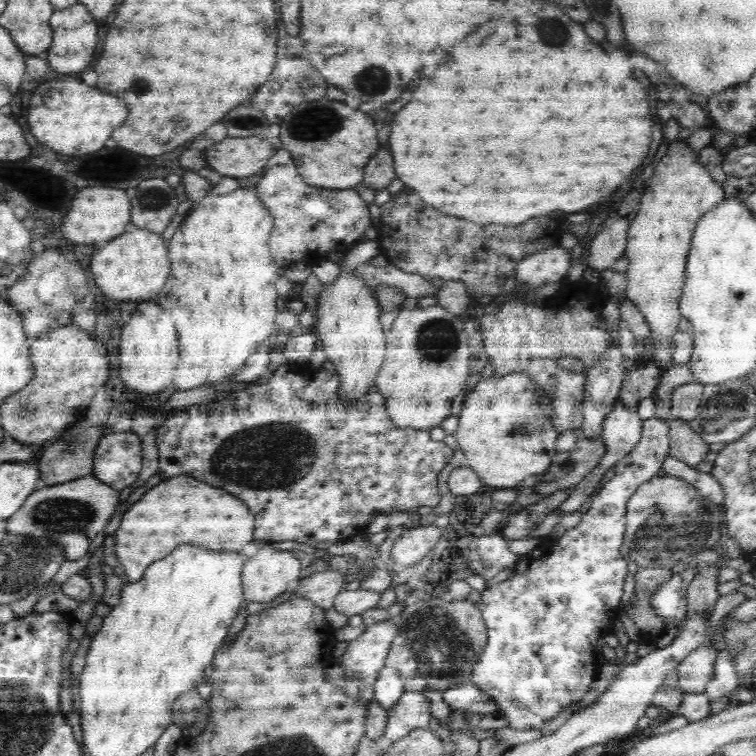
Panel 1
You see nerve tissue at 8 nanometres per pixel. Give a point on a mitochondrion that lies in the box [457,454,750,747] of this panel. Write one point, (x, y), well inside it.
(669, 532)

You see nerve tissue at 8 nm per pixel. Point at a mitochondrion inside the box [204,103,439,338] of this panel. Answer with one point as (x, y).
(239, 121)

